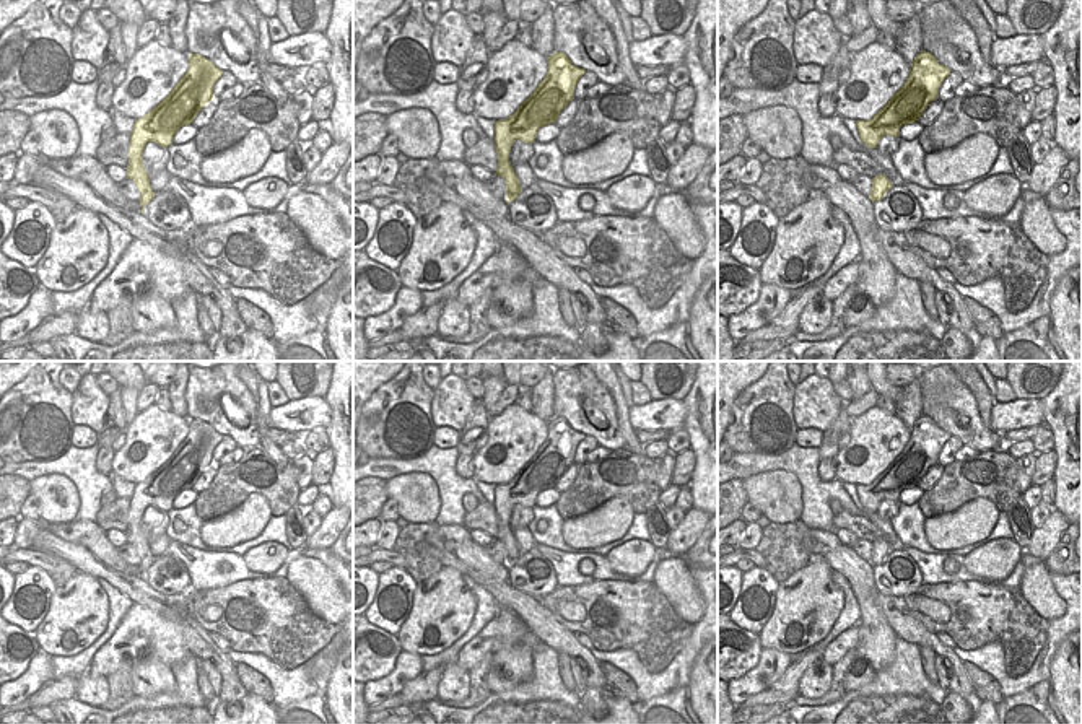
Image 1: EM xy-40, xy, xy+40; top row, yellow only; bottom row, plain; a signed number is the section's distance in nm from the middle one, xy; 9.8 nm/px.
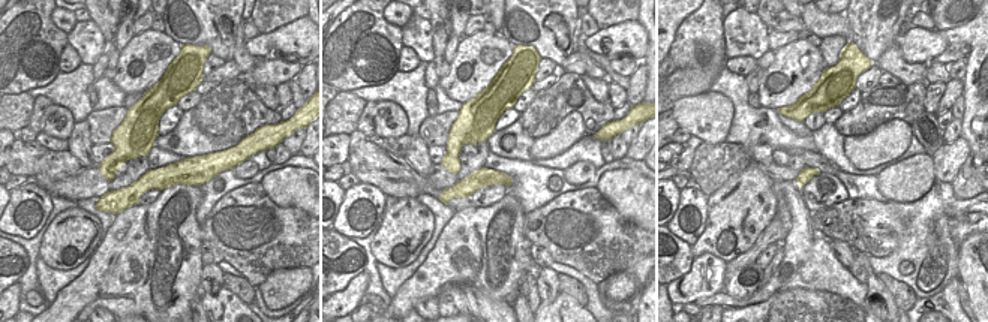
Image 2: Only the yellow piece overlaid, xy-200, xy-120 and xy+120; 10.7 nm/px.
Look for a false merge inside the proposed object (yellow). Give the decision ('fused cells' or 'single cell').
fused cells

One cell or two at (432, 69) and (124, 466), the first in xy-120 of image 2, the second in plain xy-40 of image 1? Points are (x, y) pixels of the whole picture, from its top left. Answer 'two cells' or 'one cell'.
two cells

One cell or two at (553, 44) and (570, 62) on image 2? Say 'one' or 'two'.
two

